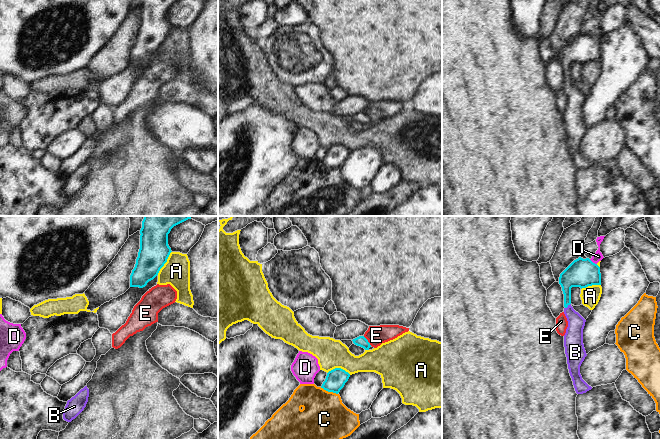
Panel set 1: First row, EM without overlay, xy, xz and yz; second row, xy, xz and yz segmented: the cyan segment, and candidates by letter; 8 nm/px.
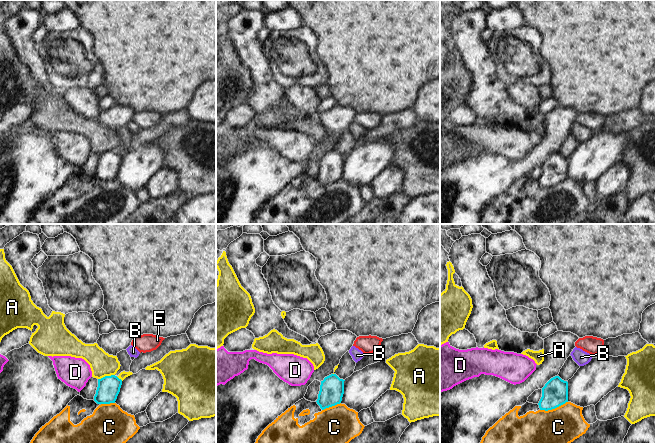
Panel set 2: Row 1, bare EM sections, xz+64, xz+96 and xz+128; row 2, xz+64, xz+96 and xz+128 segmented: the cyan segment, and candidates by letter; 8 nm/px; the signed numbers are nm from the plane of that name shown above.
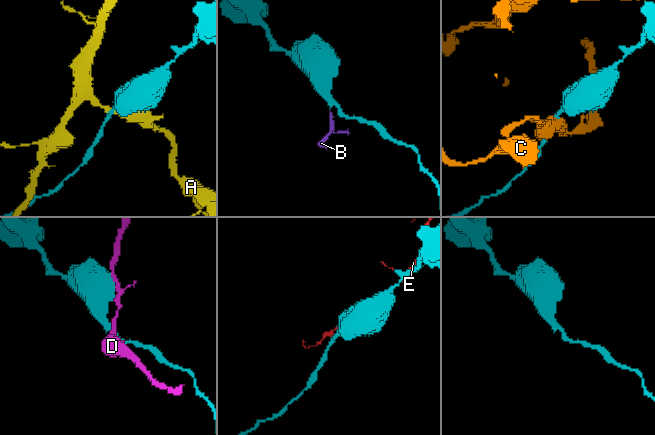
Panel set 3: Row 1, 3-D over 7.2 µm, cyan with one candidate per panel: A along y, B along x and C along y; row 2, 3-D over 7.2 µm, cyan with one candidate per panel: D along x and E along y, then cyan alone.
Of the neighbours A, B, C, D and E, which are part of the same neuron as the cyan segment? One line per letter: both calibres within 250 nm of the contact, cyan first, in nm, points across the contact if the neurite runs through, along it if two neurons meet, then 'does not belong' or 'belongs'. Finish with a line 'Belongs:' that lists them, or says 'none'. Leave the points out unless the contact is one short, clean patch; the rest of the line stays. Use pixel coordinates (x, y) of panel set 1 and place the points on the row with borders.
A: 240 nm thick on the cyan side, 220 nm on the other; does not belong
B: 180 nm thick on the cyan side, 140 nm on the other; runs through yz (573, 276), (567, 282), (567, 306), (574, 318), (574, 333); belongs
C: 160 nm thick on the cyan side, 360 nm on the other; does not belong
D: 220 nm thick on the cyan side, 70 nm on the other; does not belong
E: 90 nm thick on the cyan side, 160 nm on the other; border along xz (363, 336), (371, 345); does not belong
Belongs: B

